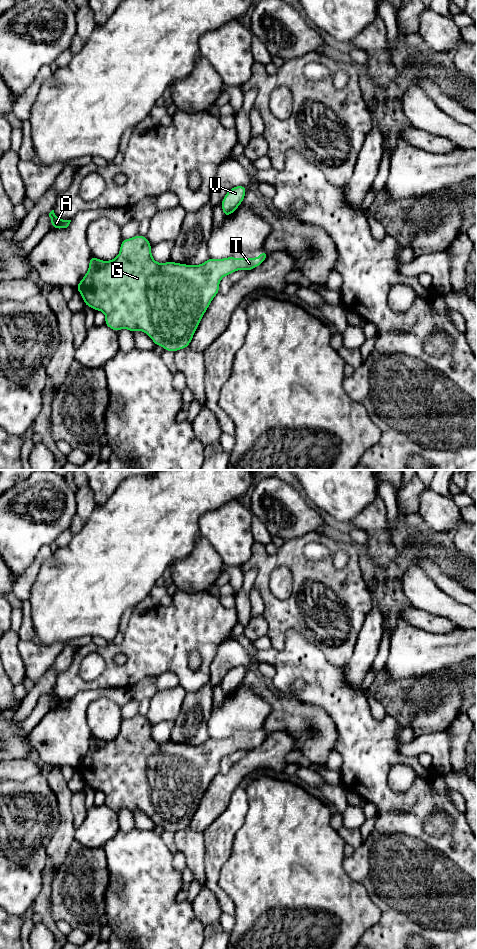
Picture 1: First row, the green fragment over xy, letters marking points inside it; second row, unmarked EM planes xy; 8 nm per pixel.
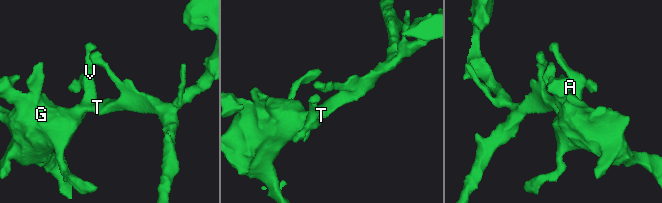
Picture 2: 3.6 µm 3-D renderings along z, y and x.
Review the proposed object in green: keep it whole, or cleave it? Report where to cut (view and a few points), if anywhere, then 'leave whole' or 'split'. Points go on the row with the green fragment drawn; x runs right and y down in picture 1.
no cut | leave whole

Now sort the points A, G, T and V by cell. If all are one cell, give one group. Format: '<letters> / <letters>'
A G T V

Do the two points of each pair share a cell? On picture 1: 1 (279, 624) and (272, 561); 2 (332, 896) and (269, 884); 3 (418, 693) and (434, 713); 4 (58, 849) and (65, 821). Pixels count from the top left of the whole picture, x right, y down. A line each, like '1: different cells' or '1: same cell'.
1: same cell
2: same cell
3: different cells
4: same cell

